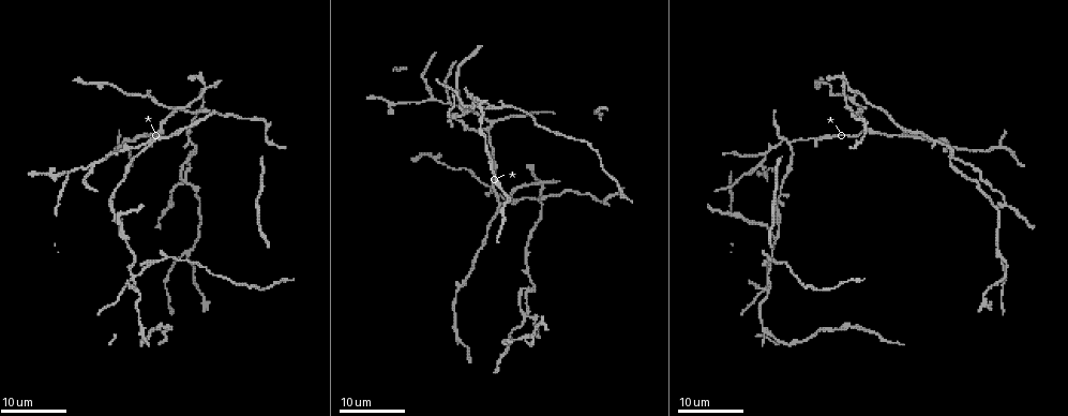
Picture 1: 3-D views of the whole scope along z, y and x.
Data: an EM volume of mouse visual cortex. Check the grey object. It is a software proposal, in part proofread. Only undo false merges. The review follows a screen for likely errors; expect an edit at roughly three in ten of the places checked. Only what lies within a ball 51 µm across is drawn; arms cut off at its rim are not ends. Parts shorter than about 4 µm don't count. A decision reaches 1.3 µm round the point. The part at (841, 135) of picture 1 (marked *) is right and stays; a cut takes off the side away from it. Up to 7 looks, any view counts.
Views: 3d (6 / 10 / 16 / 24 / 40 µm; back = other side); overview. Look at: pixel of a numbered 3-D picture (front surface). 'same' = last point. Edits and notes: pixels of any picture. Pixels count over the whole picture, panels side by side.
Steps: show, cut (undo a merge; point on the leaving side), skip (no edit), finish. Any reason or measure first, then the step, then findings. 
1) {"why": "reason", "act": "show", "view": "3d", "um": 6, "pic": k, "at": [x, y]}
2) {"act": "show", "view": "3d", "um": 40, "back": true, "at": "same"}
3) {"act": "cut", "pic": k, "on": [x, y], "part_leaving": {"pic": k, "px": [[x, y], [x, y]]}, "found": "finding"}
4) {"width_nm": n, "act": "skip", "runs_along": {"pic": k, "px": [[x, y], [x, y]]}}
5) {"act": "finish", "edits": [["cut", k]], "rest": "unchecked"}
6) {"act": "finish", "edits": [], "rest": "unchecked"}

{"why": "looks like a crossing", "act": "show", "view": "3d", "um": 24, "pic": 1, "at": [172, 113]}

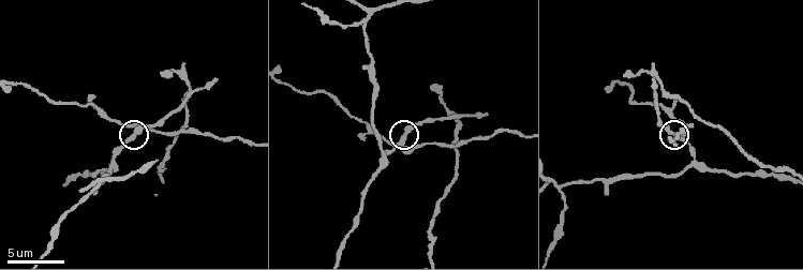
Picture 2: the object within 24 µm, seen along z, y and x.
{"act": "show", "view": "3d", "um": 6, "pic": 2, "at": [404, 138]}

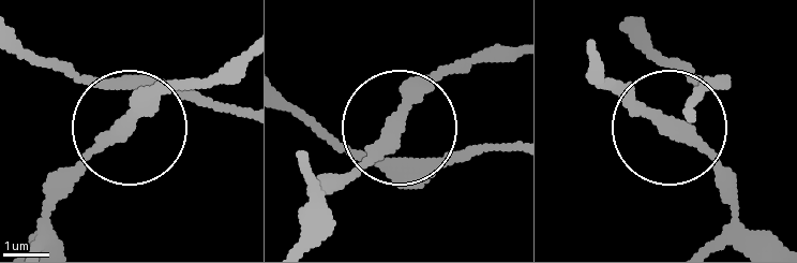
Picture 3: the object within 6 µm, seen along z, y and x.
{"act": "skip", "runs_along": {"pic": 3, "px": [[709, 239], [732, 193], [678, 125], [697, 90]]}, "found": "one neuron here"}

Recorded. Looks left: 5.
{"why": "three-way junction", "act": "show", "view": "3d", "um": 16, "pic": 1, "at": [112, 192]}

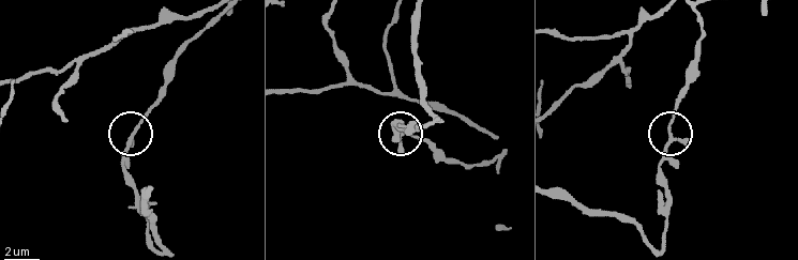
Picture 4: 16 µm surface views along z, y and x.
{"act": "show", "view": "3d", "um": 6, "pic": 4, "at": [403, 133]}

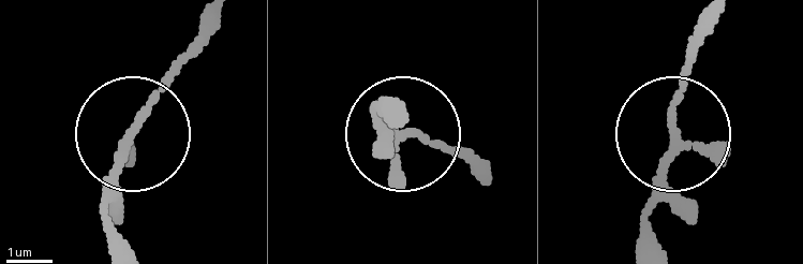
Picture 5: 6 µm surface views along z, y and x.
{"why": "from behind", "act": "show", "view": "3d", "um": 6, "back": true, "pic": 5, "at": [675, 143]}

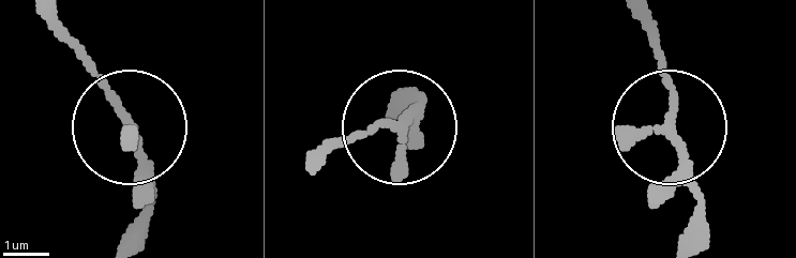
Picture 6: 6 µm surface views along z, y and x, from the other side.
{"act": "skip", "runs_along": {"pic": 6, "px": [[640, 14], [705, 229]]}, "found": "one neuron here"}

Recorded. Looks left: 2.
{"why": "calibre changes", "act": "show", "view": "3d", "um": 24, "pic": 1, "at": [459, 287]}

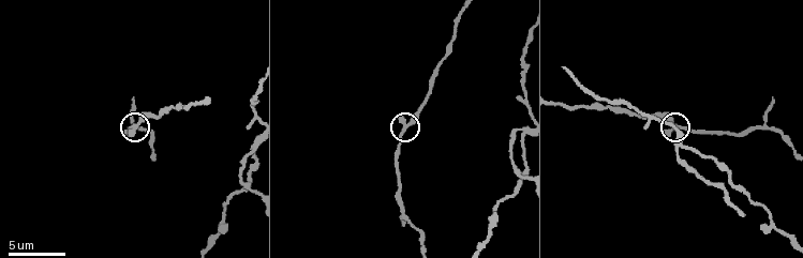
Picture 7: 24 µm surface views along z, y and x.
{"act": "show", "view": "3d", "um": 10, "pic": 7, "at": [136, 124]}

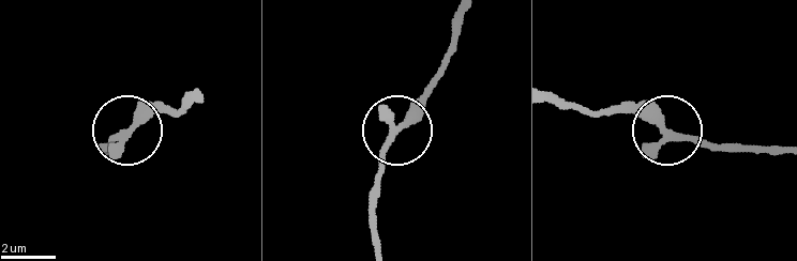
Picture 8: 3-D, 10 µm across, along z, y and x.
{"act": "skip", "runs_along": {"pic": 8, "px": [[555, 101], [603, 114], [645, 114], [686, 137], [746, 149]]}, "found": "all the same neuron"}

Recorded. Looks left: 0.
{"act": "finish", "edits": [], "rest": "unchecked"}

